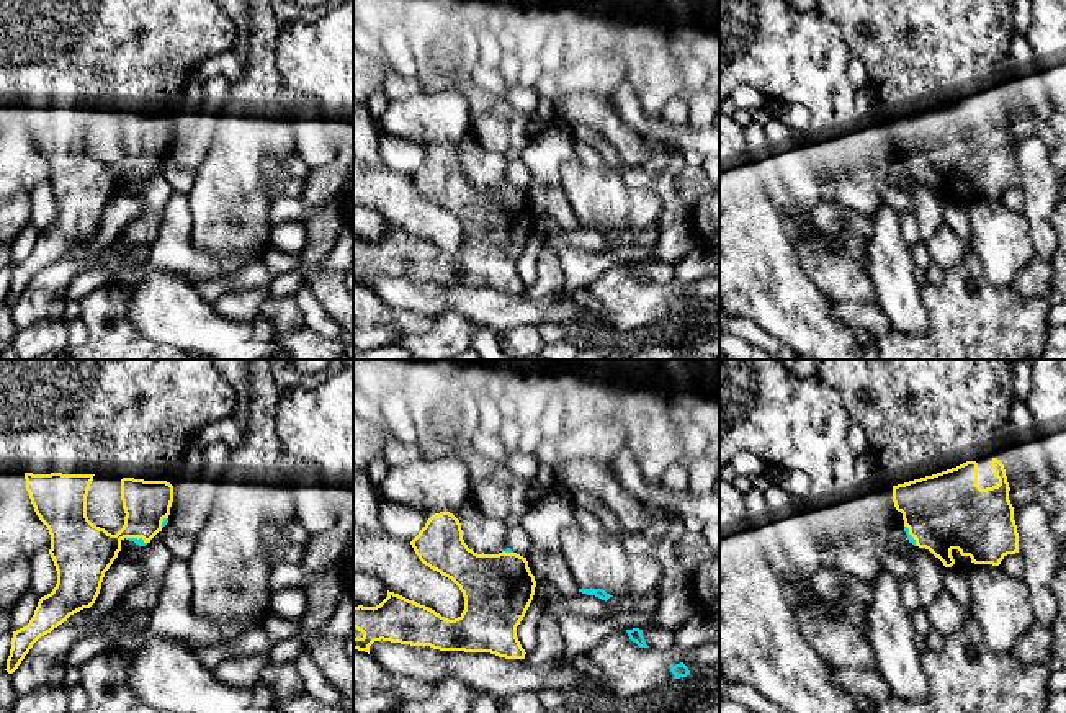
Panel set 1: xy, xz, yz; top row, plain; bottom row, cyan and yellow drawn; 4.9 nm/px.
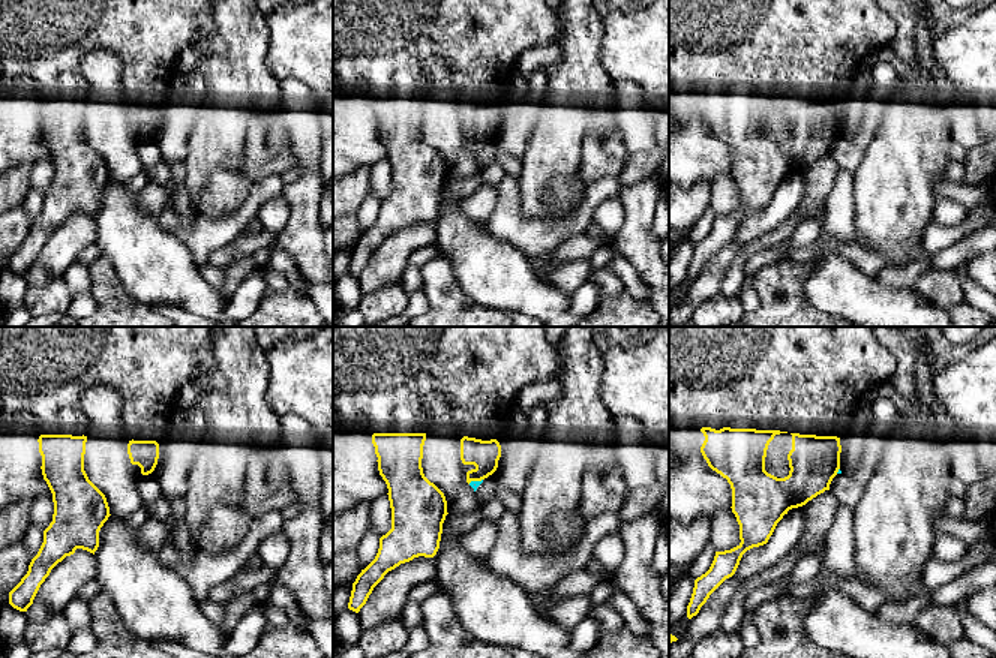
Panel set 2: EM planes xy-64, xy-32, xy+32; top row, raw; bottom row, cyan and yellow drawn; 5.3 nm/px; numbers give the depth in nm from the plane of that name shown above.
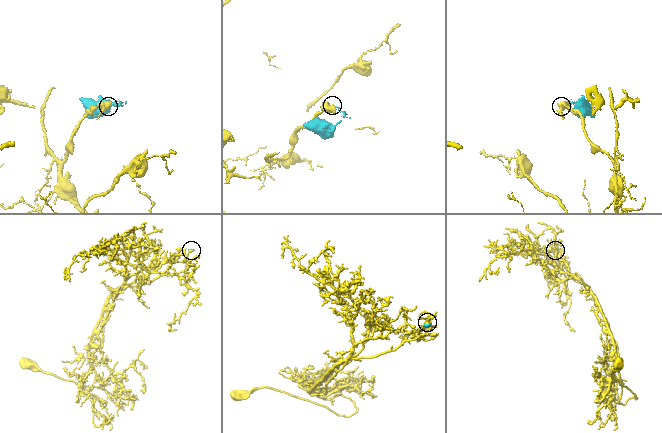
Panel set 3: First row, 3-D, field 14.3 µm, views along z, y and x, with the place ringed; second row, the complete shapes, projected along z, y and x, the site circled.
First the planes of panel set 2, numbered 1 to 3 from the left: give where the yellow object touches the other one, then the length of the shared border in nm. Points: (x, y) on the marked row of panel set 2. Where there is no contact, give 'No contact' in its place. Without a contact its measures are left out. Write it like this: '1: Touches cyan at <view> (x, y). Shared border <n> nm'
1: No contact
2: Touches cyan at xy-32 (474, 481). Shared border 80 nm
3: Touches cyan at xy+32 (839, 471). Shared border 40 nm

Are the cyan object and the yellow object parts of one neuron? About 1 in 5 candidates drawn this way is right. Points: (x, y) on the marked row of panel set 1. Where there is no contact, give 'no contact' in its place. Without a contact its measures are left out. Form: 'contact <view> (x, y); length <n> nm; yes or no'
contact xy (136, 538); length 110 nm; no

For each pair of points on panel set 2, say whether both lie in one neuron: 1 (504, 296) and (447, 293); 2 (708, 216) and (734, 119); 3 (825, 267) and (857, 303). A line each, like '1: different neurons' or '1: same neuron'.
1: different neurons
2: different neurons
3: same neuron

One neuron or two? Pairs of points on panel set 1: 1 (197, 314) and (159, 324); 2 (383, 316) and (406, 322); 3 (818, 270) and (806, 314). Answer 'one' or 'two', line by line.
1: one
2: one
3: two

